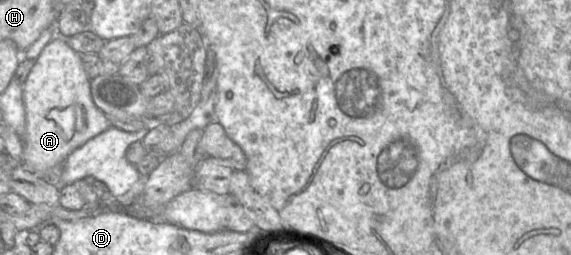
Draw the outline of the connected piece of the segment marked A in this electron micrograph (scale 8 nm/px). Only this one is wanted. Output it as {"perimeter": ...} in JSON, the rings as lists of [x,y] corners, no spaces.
{"perimeter":[[[59,35],[44,47],[35,60],[23,84],[26,112],[23,164],[31,172],[48,175],[75,149],[111,127],[110,118],[93,101],[90,80],[81,55]]]}

